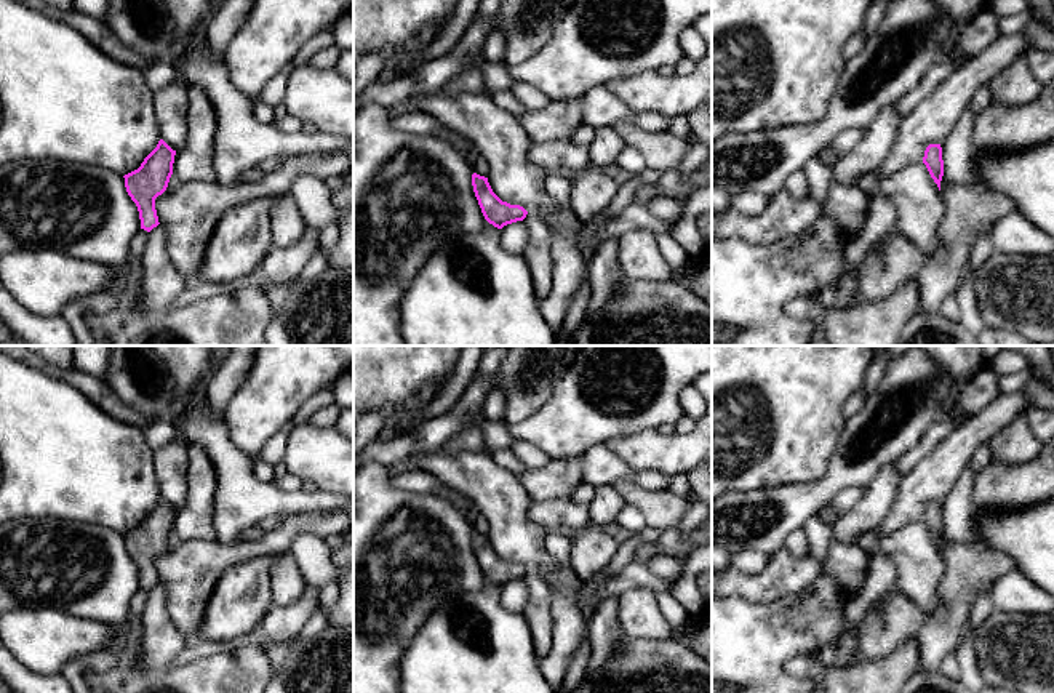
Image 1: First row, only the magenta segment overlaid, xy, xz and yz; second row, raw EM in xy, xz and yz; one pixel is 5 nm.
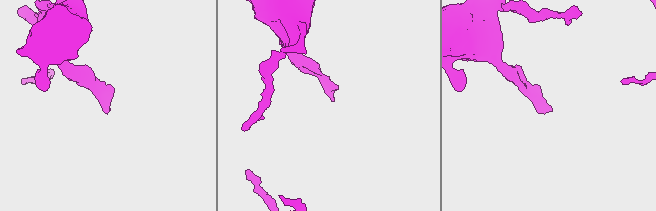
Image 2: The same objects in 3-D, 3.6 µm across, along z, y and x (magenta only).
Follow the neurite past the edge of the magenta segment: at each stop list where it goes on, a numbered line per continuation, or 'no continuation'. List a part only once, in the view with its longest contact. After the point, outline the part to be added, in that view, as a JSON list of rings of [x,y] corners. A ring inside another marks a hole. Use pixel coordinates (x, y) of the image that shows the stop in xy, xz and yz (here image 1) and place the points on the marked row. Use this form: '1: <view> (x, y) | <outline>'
no continuation

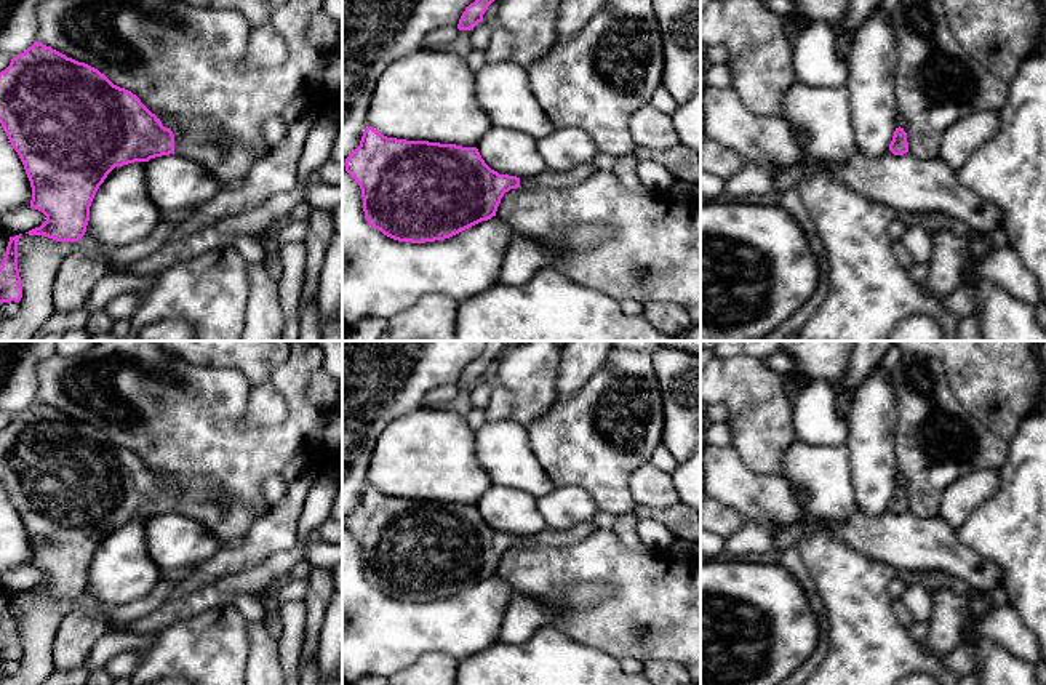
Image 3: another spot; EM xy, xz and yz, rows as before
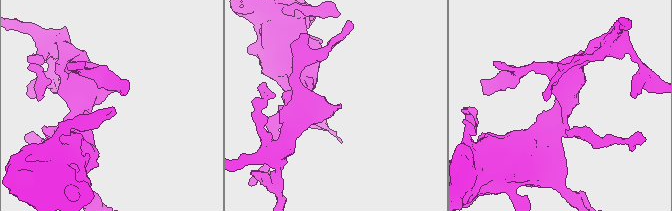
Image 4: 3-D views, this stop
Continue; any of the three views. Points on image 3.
1: xy (200, 140) | [[[157,117],[174,134],[174,154],[189,157],[206,166],[219,181],[238,184],[258,162],[253,149],[227,138],[211,118]]]

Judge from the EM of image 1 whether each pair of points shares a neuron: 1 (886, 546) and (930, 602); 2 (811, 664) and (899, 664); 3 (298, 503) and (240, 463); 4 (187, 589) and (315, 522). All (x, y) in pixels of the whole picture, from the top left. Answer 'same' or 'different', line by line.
1: same
2: same
3: same
4: same

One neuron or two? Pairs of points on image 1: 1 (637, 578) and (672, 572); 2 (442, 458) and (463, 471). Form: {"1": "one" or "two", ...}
{"1": "two", "2": "one"}

